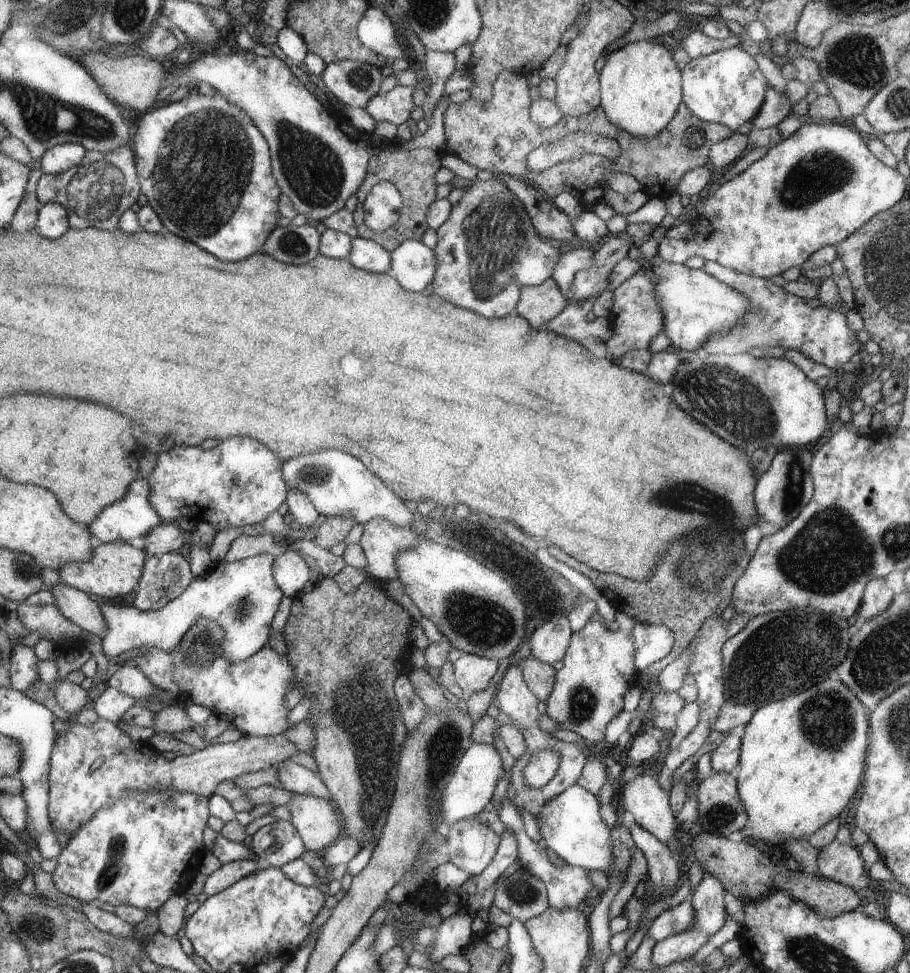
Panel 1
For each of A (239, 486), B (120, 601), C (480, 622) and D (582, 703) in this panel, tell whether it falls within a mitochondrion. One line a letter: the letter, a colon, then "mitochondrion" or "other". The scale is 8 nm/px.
A: other
B: other
C: mitochondrion
D: mitochondrion

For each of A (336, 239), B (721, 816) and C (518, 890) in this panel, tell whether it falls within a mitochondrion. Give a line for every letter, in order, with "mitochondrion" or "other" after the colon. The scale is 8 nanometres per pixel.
A: other
B: mitochondrion
C: mitochondrion

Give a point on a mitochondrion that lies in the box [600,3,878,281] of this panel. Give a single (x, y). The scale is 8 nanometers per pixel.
(812, 178)

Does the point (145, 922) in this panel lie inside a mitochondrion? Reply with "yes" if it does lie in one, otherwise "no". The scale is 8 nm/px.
no

